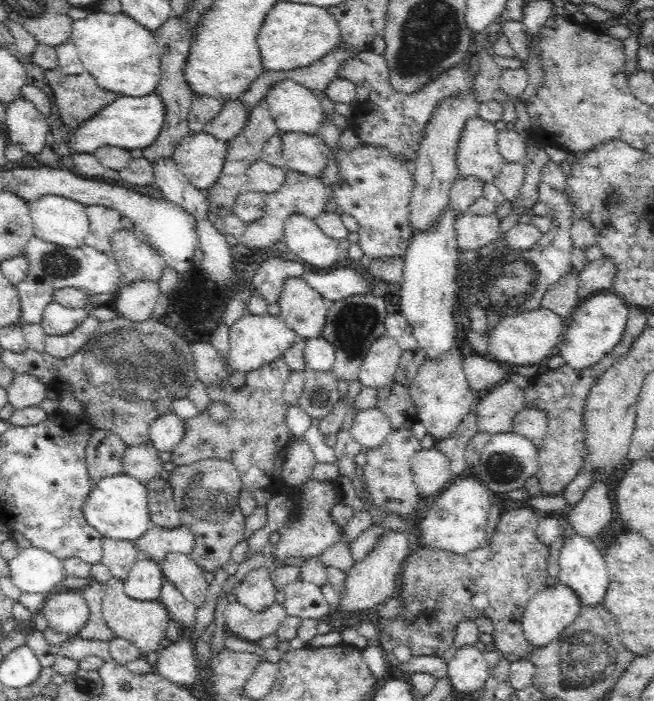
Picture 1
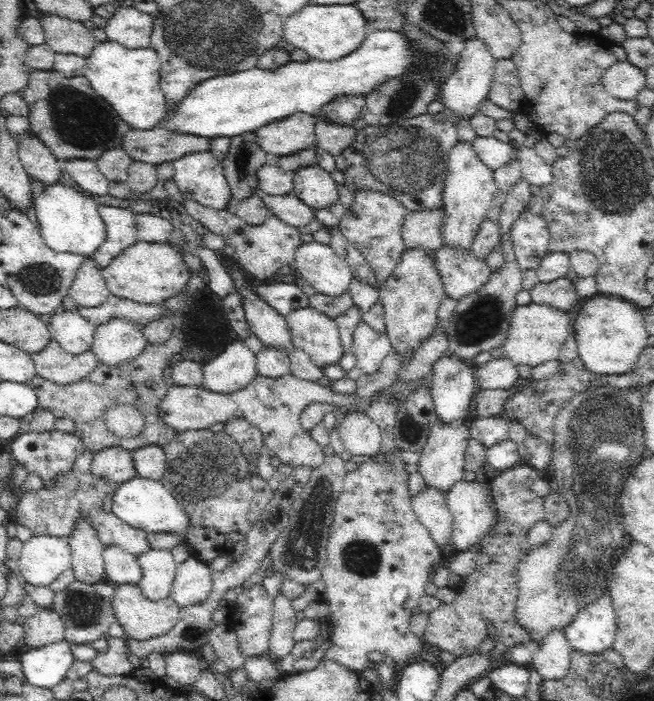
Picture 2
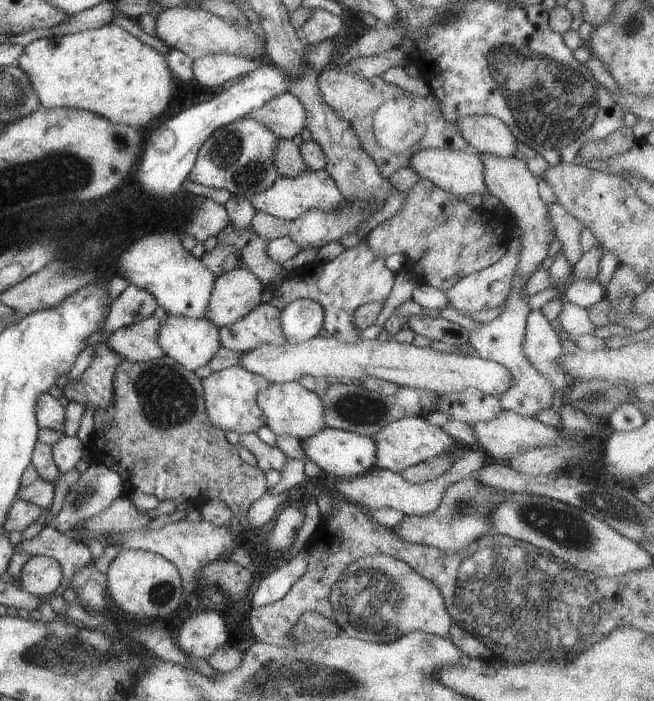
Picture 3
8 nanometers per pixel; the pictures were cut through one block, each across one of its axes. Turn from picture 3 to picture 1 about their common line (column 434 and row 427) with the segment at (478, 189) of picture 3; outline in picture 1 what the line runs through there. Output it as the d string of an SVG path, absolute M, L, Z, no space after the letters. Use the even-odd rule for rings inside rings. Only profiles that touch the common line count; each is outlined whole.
M174 412L164 414L150 424L149 434L152 445L158 452L170 452L183 440L185 420Z

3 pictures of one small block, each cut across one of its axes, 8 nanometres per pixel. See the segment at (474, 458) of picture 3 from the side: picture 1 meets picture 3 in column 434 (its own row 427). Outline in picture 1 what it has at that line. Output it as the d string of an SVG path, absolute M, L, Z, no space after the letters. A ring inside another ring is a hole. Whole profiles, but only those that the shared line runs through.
M506 382L478 396L475 413L479 431L491 436L510 432L512 420L525 407L525 390Z

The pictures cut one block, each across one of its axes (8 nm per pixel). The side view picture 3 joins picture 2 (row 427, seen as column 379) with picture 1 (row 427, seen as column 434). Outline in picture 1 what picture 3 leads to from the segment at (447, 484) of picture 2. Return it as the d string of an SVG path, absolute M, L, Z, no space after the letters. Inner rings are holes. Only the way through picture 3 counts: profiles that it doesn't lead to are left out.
M454 347L440 360L425 358L411 385L410 397L417 410L418 421L426 427L434 441L446 440L456 432L462 420L474 408L478 396L470 389L463 372L460 347Z

